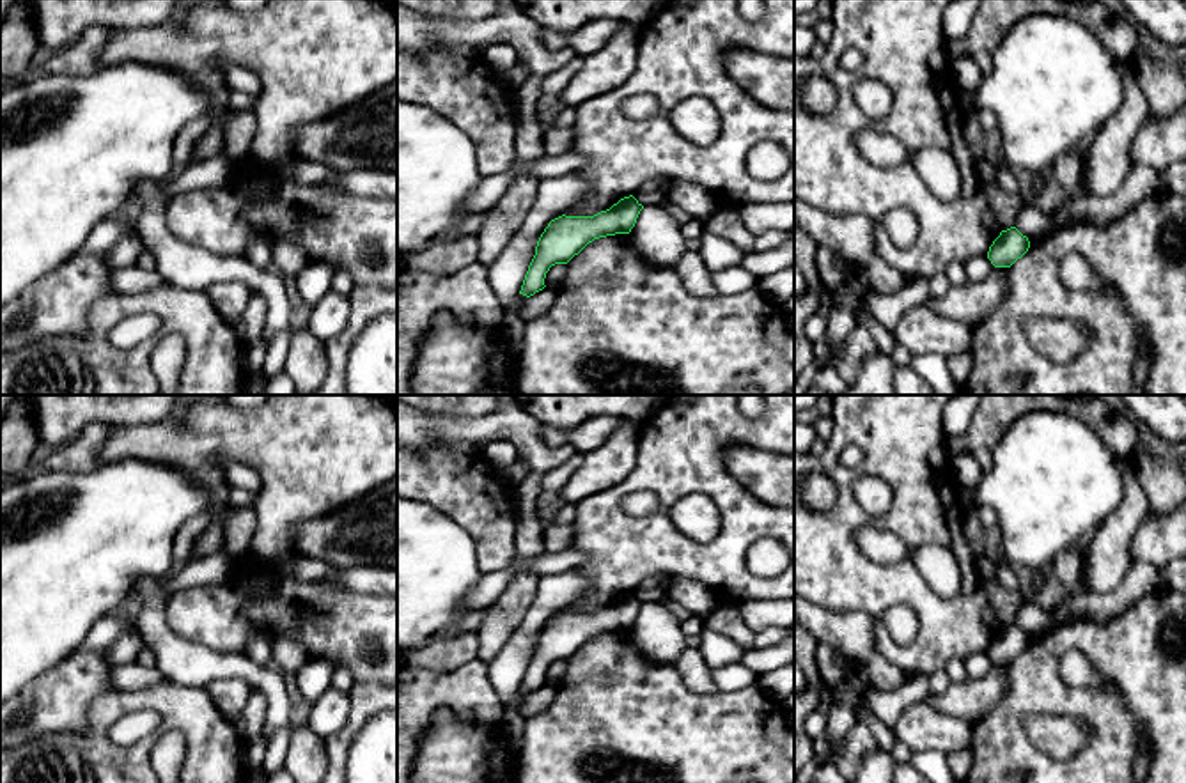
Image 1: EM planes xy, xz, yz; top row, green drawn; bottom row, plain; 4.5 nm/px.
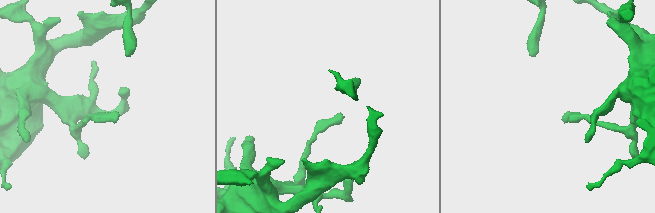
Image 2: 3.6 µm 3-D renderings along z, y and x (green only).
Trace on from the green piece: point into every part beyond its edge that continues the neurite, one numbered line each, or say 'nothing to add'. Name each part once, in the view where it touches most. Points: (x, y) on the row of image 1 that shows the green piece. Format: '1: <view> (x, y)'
nothing to add

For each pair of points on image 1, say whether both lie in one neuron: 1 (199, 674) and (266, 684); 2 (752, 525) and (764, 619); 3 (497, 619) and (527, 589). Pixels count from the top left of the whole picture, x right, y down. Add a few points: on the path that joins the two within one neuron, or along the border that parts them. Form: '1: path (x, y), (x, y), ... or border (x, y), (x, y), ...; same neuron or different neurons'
1: path (215, 668), (245, 668), (250, 672); same neuron
2: border (775, 597), (747, 597), (738, 604); different neurons
3: path (504, 612), (520, 596); same neuron

